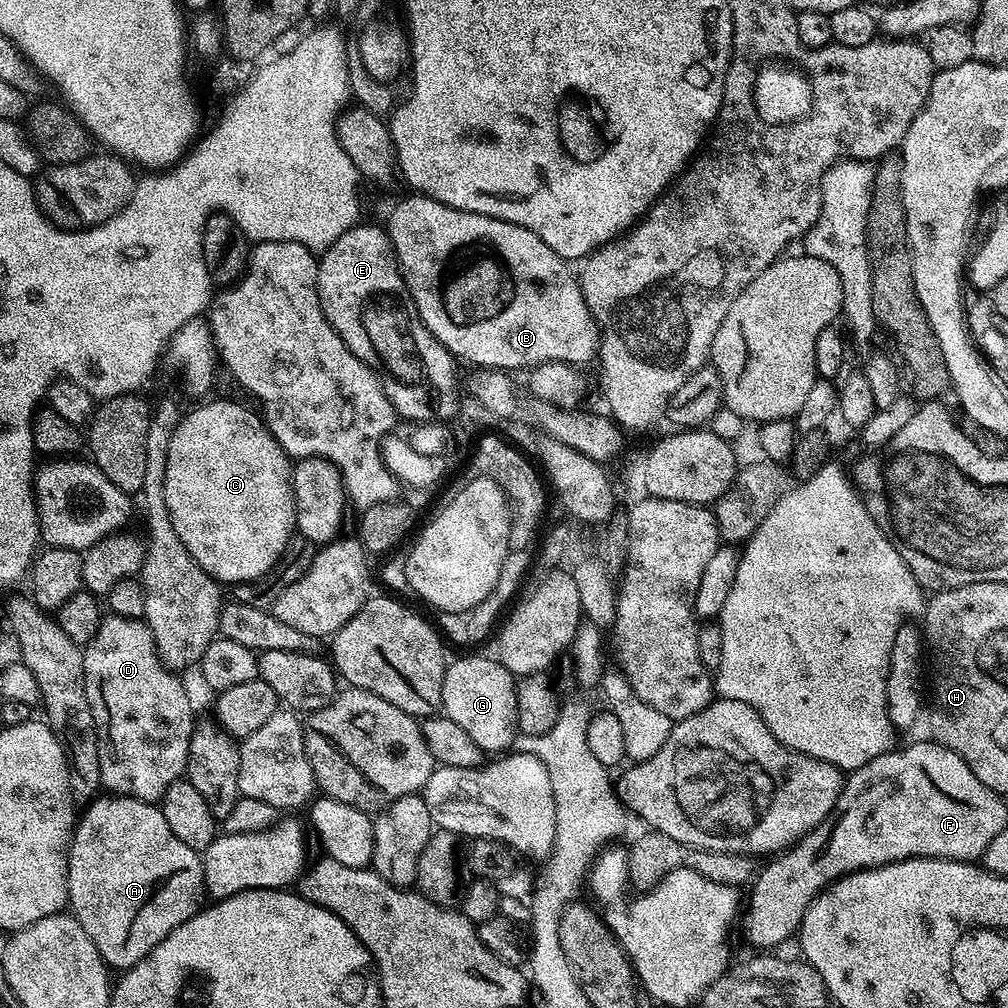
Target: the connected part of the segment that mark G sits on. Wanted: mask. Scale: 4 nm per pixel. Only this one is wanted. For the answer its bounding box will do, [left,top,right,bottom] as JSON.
[442,654,518,754]

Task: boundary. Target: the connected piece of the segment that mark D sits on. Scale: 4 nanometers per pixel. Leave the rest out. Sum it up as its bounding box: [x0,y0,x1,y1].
[83,615,194,802]

